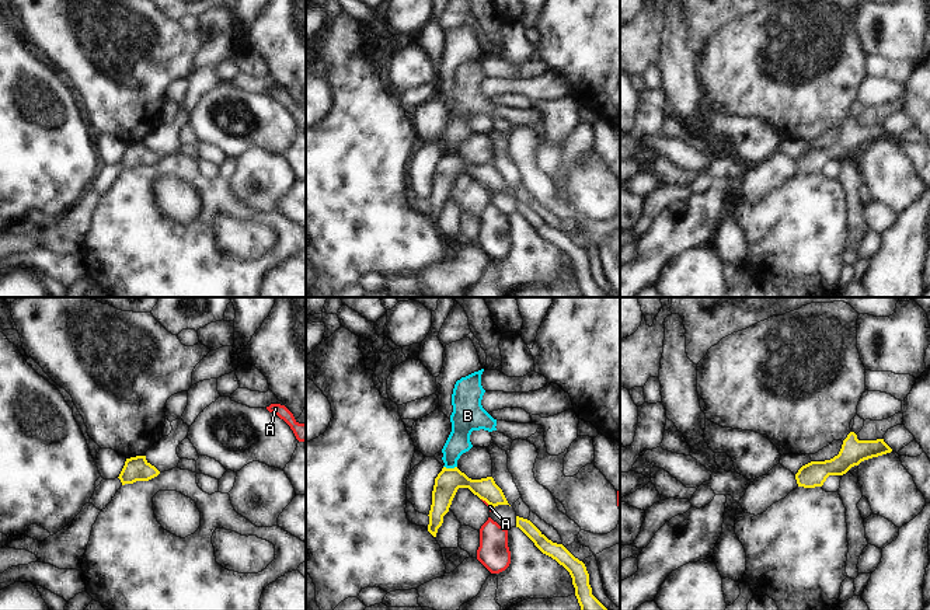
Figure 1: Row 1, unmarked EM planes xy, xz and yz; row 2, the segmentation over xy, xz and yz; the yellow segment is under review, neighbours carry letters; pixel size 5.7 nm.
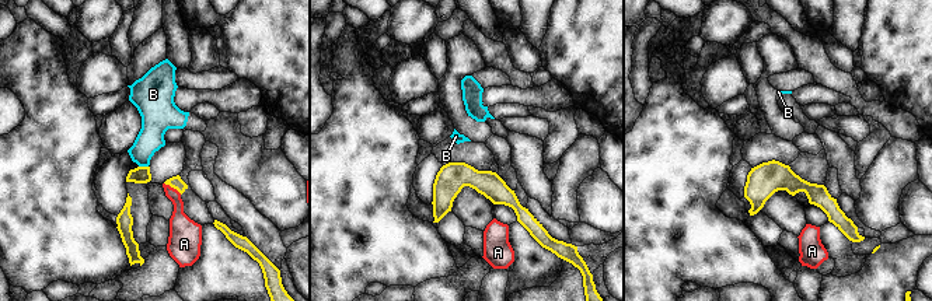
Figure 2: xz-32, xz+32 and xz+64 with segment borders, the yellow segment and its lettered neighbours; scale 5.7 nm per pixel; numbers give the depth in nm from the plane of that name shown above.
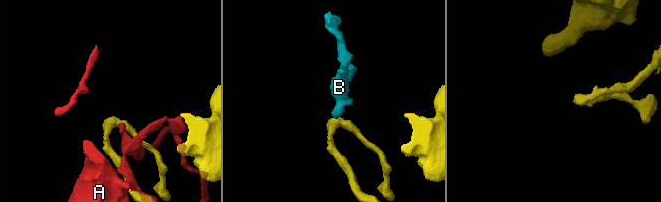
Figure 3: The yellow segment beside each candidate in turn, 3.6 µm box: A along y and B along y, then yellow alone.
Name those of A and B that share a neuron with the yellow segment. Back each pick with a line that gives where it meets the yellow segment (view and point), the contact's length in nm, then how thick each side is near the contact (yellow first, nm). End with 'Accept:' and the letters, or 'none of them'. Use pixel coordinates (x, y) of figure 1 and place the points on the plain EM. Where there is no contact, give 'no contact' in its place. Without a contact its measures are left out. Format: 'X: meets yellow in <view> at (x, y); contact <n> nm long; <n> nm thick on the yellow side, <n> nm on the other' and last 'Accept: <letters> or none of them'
Accept: none of them

